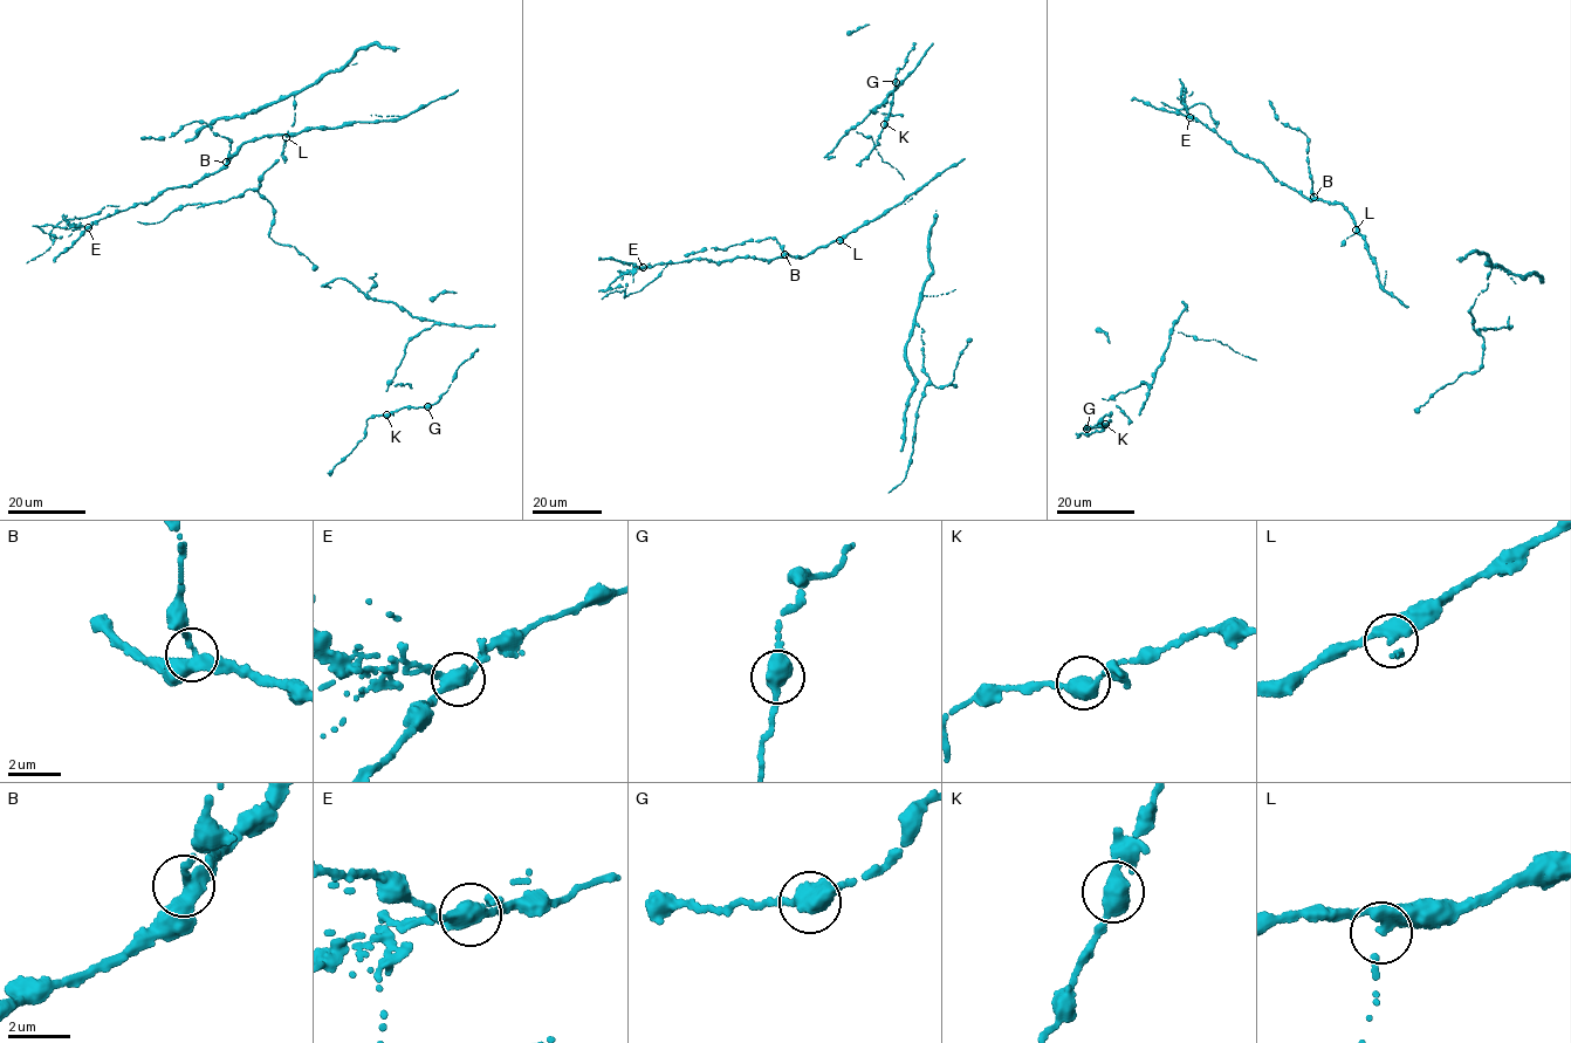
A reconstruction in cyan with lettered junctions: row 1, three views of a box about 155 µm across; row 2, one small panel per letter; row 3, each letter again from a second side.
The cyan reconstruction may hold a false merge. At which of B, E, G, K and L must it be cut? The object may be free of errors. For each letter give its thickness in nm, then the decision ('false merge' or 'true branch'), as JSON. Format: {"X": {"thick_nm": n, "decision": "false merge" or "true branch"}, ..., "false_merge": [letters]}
{"B": {"thick_nm": 320, "decision": "true branch"}, "E": {"thick_nm": 400, "decision": "false merge"}, "G": {"thick_nm": 440, "decision": "true branch"}, "K": {"thick_nm": 440, "decision": "true branch"}, "L": {"thick_nm": 320, "decision": "true branch"}, "false_merge": ["E"]}

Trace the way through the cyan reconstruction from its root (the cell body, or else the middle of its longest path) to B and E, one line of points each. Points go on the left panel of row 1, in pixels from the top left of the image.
B: (286, 137), (265, 136), (240, 144), (226, 162)
E: (286, 137), (265, 136), (240, 144), (219, 171), (187, 186), (164, 190), (148, 203), (115, 212), (88, 227)

